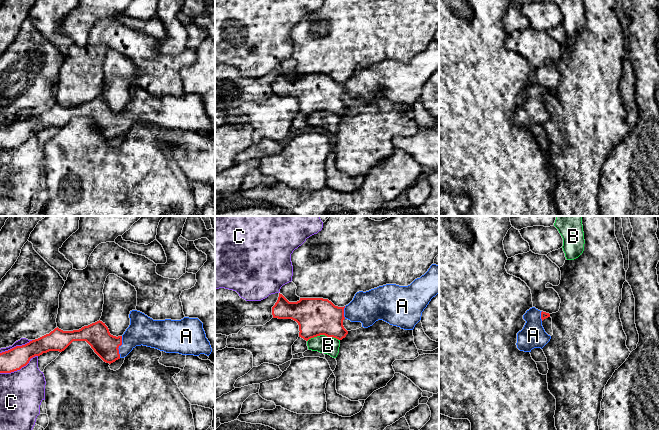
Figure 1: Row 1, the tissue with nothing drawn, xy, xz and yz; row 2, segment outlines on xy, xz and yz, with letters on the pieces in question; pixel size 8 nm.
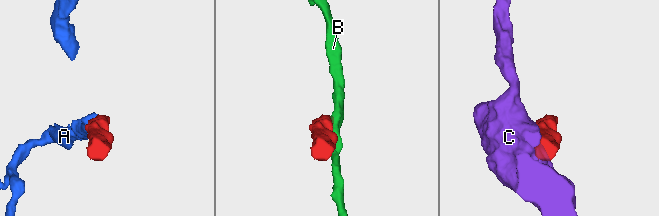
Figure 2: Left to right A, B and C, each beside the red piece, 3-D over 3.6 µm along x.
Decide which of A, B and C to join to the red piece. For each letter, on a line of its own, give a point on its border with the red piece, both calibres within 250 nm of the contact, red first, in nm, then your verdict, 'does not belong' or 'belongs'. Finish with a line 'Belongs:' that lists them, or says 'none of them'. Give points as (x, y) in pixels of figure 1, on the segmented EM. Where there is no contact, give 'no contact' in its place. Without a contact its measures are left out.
A: xy (118, 347) | 200/240 nm | belongs
B: xz (323, 334) | 300/140 nm | does not belong
C: xy (19, 369) | 180/360 nm | does not belong
Belongs: A

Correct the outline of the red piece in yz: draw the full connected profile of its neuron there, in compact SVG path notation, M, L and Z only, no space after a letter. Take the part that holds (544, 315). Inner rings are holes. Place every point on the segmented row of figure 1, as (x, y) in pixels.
M530 308L523 315L526 321L523 329L517 333L517 348L520 351L531 352L534 348L543 348L551 339L543 326L542 321L550 317L549 313Z

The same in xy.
M132 310L129 314L130 325L122 336L113 336L102 321L97 321L79 330L63 331L58 327L38 339L16 346L0 353L0 373L11 373L26 366L30 359L49 351L64 351L73 341L86 341L94 352L106 363L113 363L126 357L136 346L147 346L166 353L179 353L182 355L209 356L212 352L210 342L206 338L203 323L198 318L184 317L181 320L153 320L144 313Z

